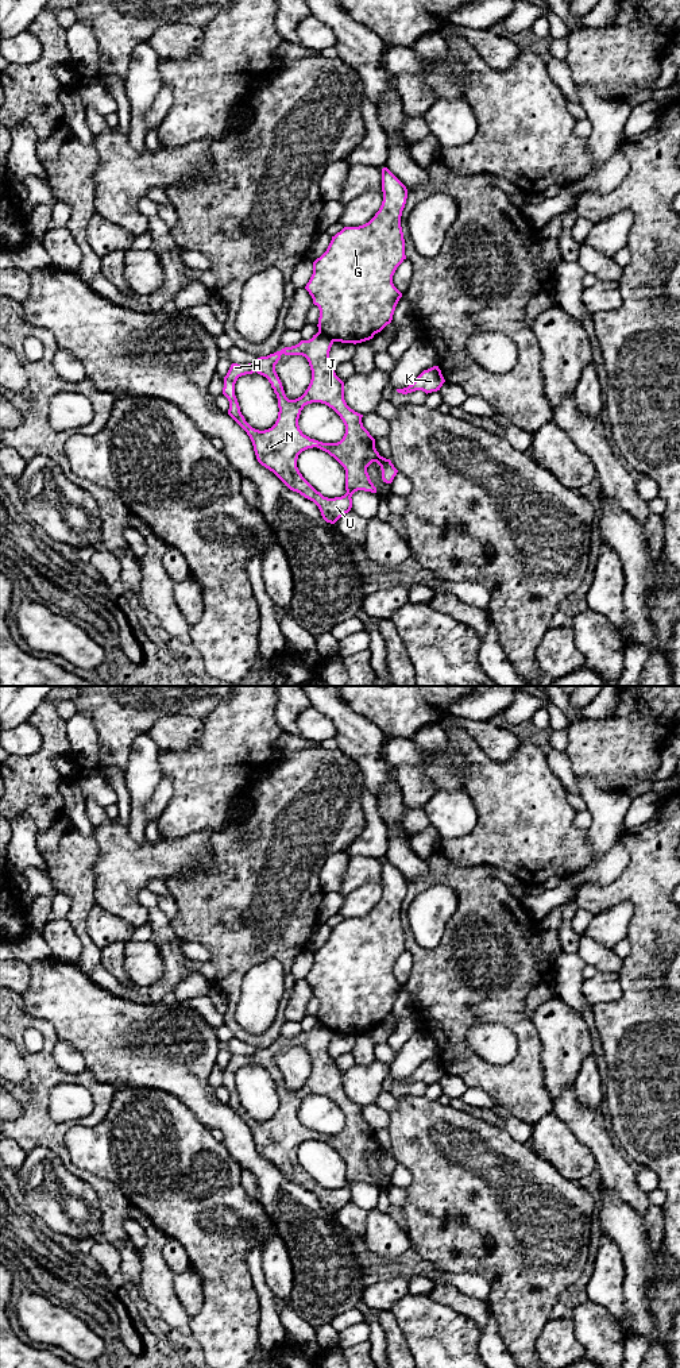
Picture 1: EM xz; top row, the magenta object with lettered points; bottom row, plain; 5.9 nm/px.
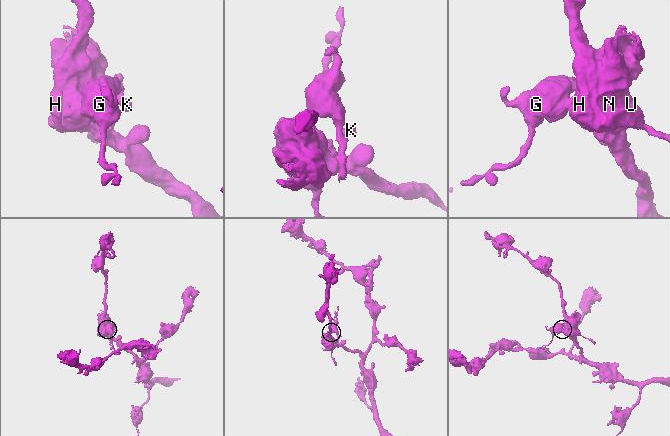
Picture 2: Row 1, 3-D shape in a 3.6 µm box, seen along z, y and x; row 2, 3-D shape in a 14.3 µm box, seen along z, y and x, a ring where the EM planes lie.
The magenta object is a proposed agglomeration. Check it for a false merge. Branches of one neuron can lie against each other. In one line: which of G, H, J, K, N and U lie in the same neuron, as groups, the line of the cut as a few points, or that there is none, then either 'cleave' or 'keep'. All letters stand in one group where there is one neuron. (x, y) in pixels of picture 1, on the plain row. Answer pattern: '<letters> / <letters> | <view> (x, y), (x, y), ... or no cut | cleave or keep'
G K / H J N U | xz (319, 1022), (333, 1032) | cleave

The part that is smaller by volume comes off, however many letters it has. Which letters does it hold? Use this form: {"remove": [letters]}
{"remove": ["G", "K"]}

